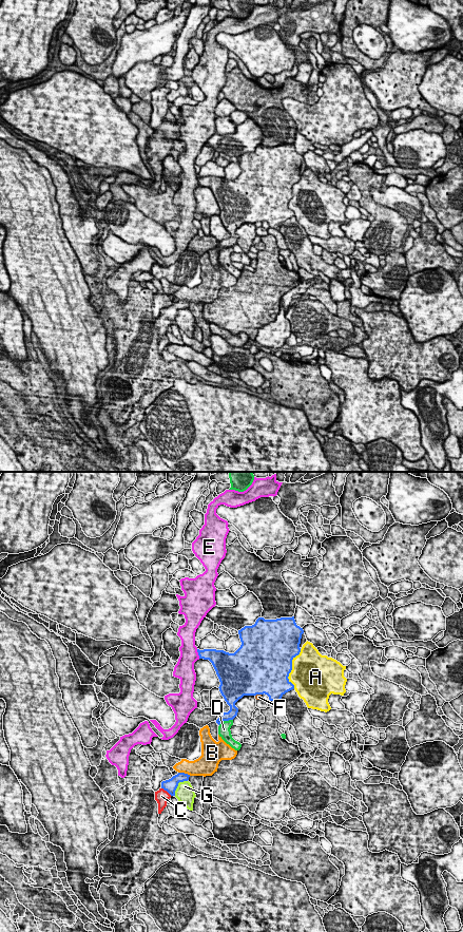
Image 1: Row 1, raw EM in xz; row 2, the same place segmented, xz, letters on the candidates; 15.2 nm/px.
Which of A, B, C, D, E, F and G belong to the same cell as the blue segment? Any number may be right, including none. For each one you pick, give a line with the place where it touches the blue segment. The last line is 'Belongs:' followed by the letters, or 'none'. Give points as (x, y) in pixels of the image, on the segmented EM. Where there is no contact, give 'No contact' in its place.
C: Touches blue at xz (167, 791)
Belongs: C

